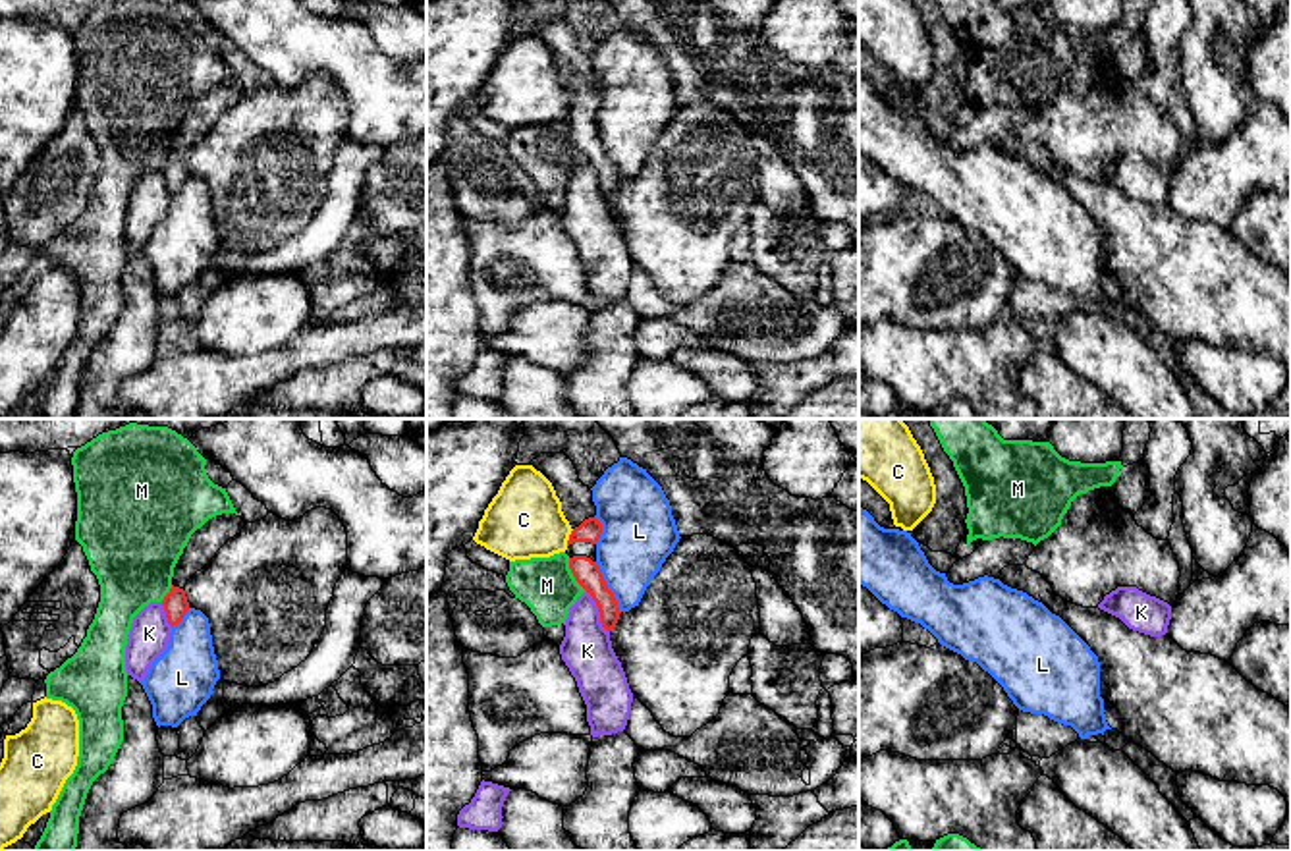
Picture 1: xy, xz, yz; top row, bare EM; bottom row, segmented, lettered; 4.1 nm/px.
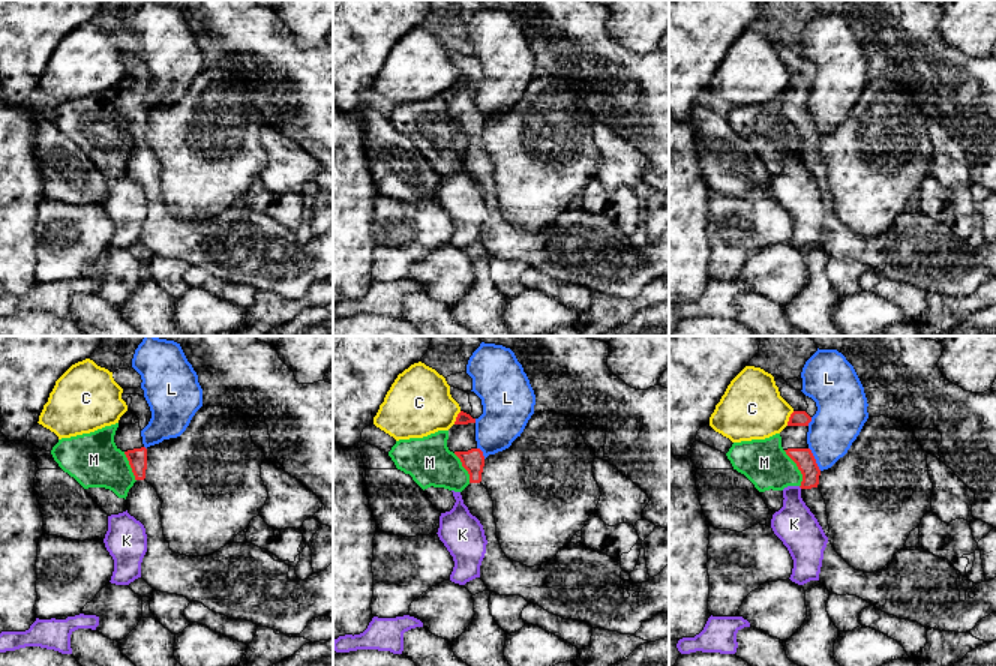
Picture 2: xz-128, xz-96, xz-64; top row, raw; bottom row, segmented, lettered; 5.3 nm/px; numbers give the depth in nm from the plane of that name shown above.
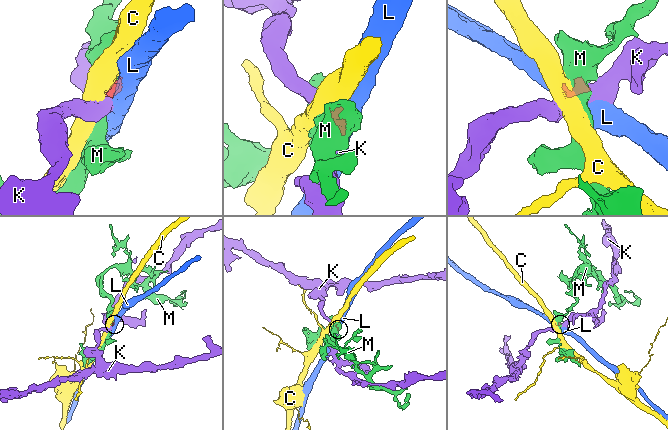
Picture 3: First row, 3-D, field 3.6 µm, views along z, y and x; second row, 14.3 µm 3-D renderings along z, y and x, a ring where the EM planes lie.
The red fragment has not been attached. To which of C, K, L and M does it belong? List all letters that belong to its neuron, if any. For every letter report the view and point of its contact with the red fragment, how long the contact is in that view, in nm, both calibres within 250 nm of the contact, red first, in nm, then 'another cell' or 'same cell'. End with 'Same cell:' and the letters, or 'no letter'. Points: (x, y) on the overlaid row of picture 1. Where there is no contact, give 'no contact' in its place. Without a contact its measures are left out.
C: xz (570, 537) | 80 nm | 100/320 nm | another cell
K: xz (599, 610) | 200 nm | 110/220 nm | another cell
L: xz (606, 587) | 240 nm | 110/300 nm | another cell
M: xz (572, 572) | 150 nm | 110/240 nm | another cell
Same cell: no letter

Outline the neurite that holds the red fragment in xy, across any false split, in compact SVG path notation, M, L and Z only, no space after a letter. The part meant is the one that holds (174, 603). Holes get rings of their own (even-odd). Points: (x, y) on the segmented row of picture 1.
M222 513L208 519L201 529L191 535L187 546L183 548L183 554L174 567L172 589L162 600L168 623L172 627L178 625L189 610L189 602L183 590L187 581L197 571L206 567L216 552L230 538L239 535L245 525L247 523L239 515Z

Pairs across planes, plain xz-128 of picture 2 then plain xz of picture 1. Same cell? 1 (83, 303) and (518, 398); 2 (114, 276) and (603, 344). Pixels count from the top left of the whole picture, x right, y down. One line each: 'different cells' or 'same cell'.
1: same cell
2: different cells

